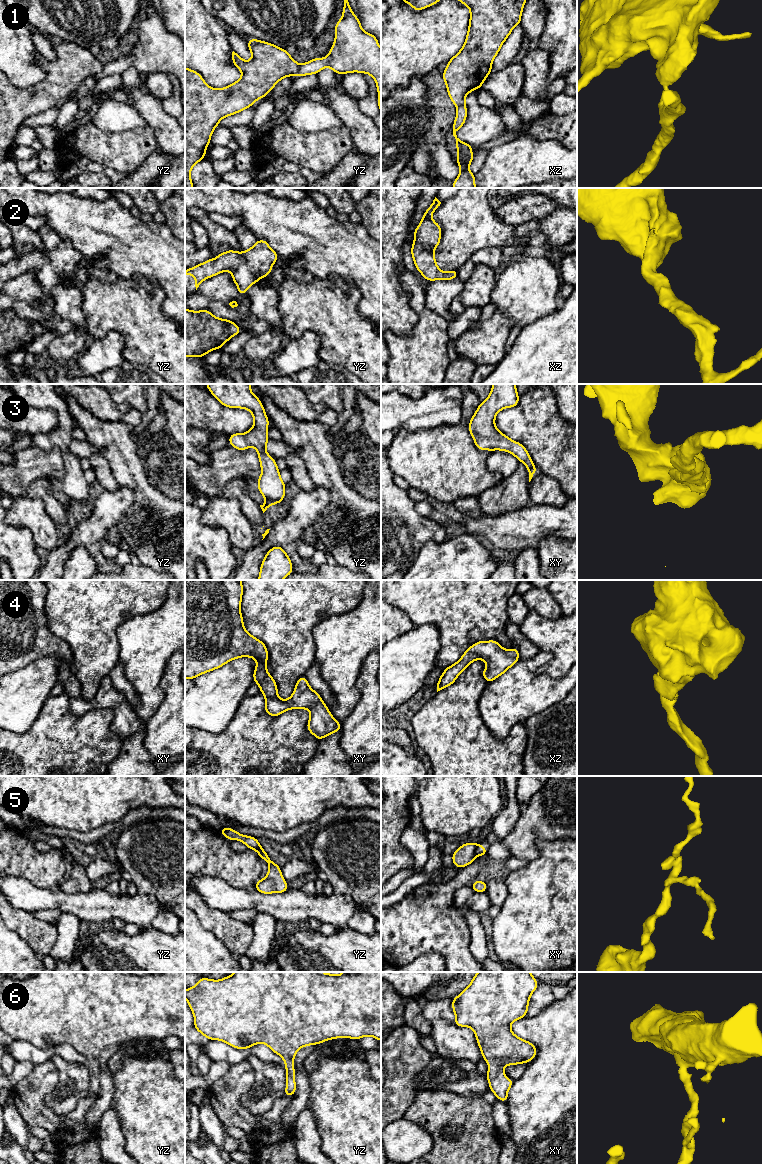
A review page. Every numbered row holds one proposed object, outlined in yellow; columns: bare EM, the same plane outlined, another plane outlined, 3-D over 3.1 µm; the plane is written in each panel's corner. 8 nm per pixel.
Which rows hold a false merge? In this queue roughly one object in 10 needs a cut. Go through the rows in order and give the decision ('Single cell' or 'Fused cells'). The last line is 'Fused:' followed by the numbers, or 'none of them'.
1: Fused cells
2: Single cell
3: Single cell
4: Single cell
5: Fused cells
6: Single cell
Fused: 1, 5

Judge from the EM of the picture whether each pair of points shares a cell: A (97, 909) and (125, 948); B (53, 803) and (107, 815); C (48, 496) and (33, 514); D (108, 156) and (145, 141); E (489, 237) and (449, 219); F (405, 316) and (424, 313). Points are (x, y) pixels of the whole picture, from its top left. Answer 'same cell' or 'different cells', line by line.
A: different cells
B: same cell
C: different cells
D: same cell
E: same cell
F: different cells

